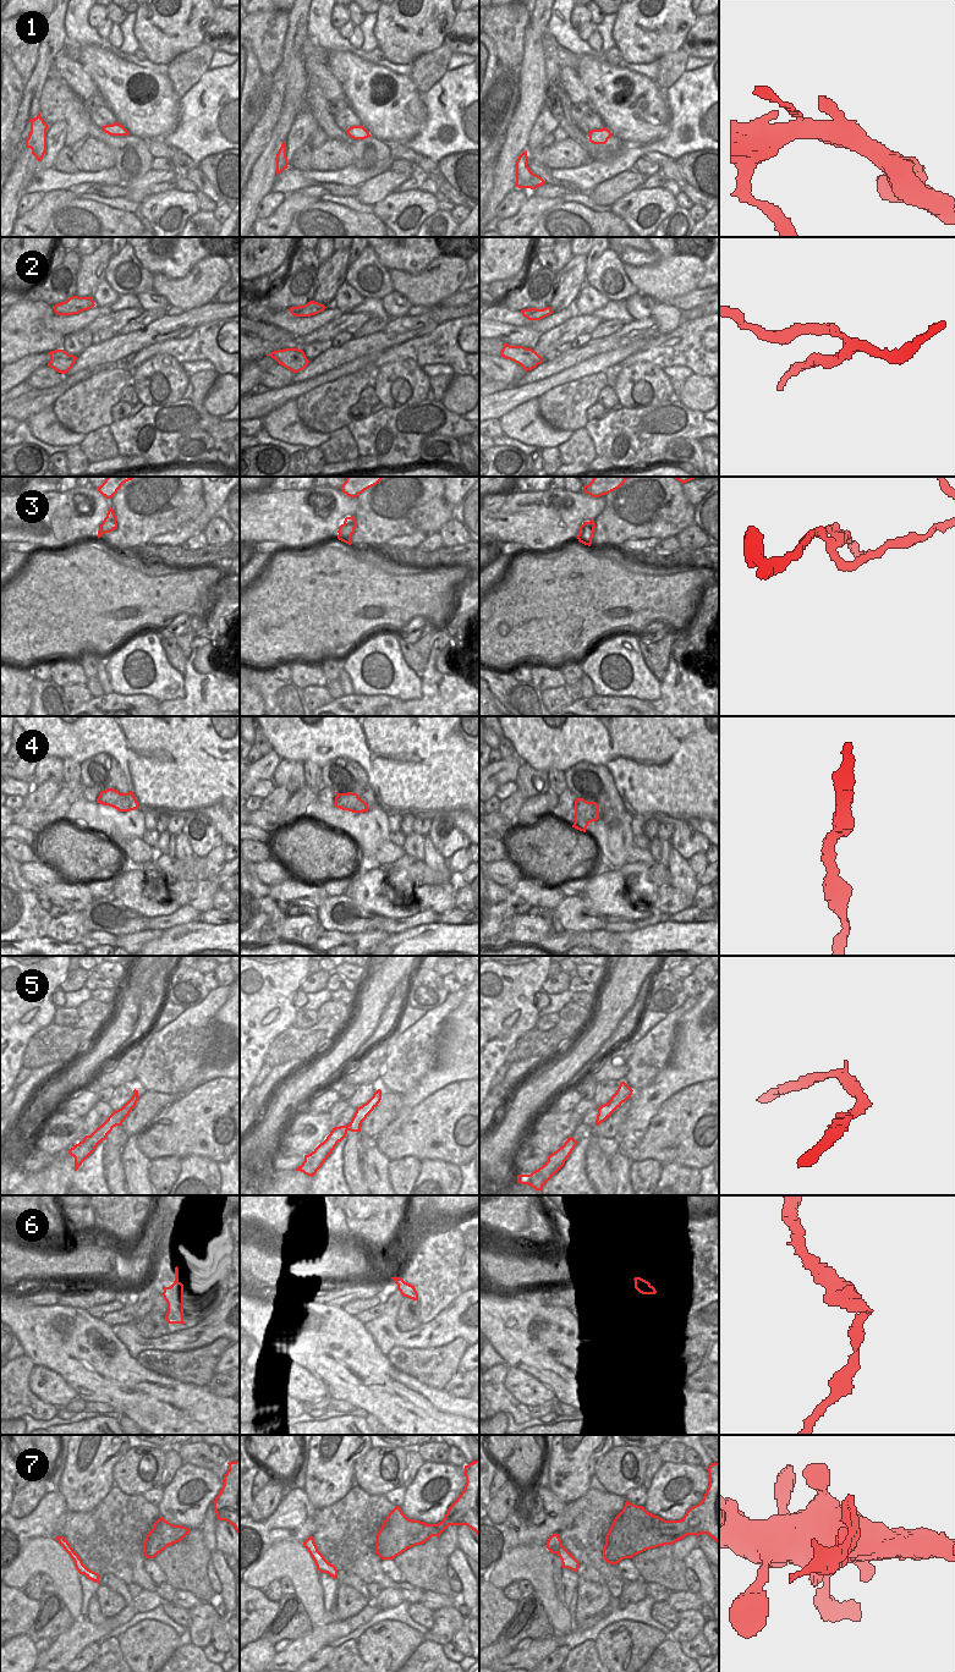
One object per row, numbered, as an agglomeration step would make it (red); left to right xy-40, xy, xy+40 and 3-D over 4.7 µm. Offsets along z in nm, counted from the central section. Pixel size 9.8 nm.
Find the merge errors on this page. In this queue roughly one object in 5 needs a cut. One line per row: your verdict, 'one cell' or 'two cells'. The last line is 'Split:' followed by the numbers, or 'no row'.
1: one cell
2: one cell
3: two cells
4: one cell
5: two cells
6: two cells
7: one cell
Split: 3, 5, 6

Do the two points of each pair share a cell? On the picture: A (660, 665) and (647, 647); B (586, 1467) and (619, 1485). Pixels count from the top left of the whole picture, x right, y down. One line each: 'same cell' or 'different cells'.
A: same cell
B: different cells

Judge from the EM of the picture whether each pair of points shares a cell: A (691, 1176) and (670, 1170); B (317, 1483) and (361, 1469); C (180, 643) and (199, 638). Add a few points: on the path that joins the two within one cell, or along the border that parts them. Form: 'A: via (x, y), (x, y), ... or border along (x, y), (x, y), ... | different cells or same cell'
A: via (686, 1176), (675, 1175) | same cell
B: border along (369, 1448), (353, 1464), (352, 1477) | different cells
C: border along (182, 627), (193, 631), (191, 654), (186, 667) | different cells

